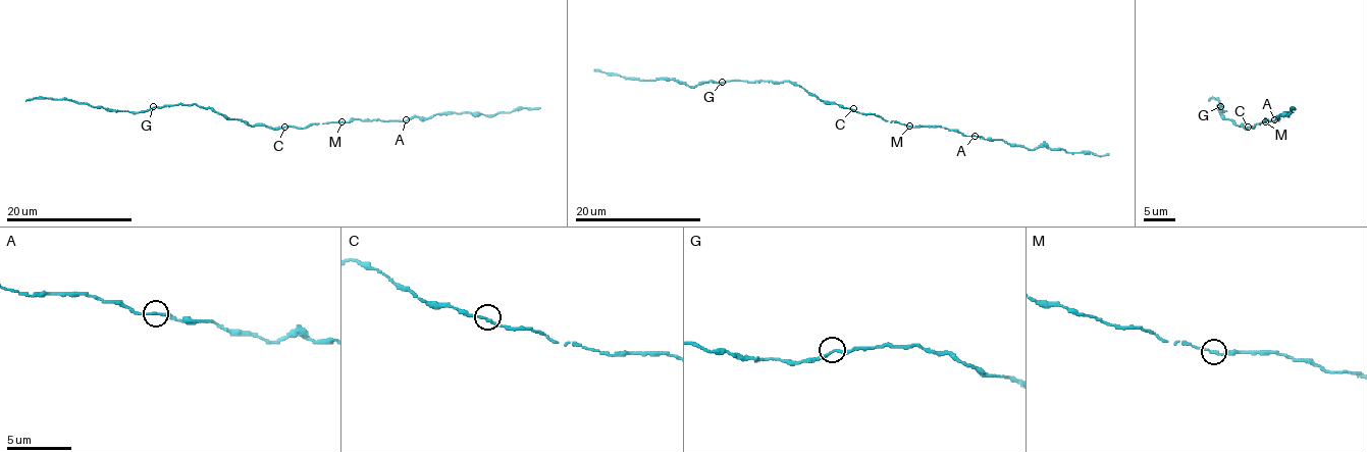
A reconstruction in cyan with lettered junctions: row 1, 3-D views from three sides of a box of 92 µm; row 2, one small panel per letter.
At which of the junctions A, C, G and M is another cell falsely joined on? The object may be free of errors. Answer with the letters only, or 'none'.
none

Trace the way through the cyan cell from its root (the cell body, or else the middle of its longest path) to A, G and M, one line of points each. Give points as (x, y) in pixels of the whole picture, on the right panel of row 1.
A: (1248, 127), (1252, 129), (1266, 121), (1265, 118), (1274, 120)
G: (1248, 127), (1245, 129), (1225, 118), (1220, 114), (1220, 106)
M: (1248, 127), (1252, 129), (1265, 121)

